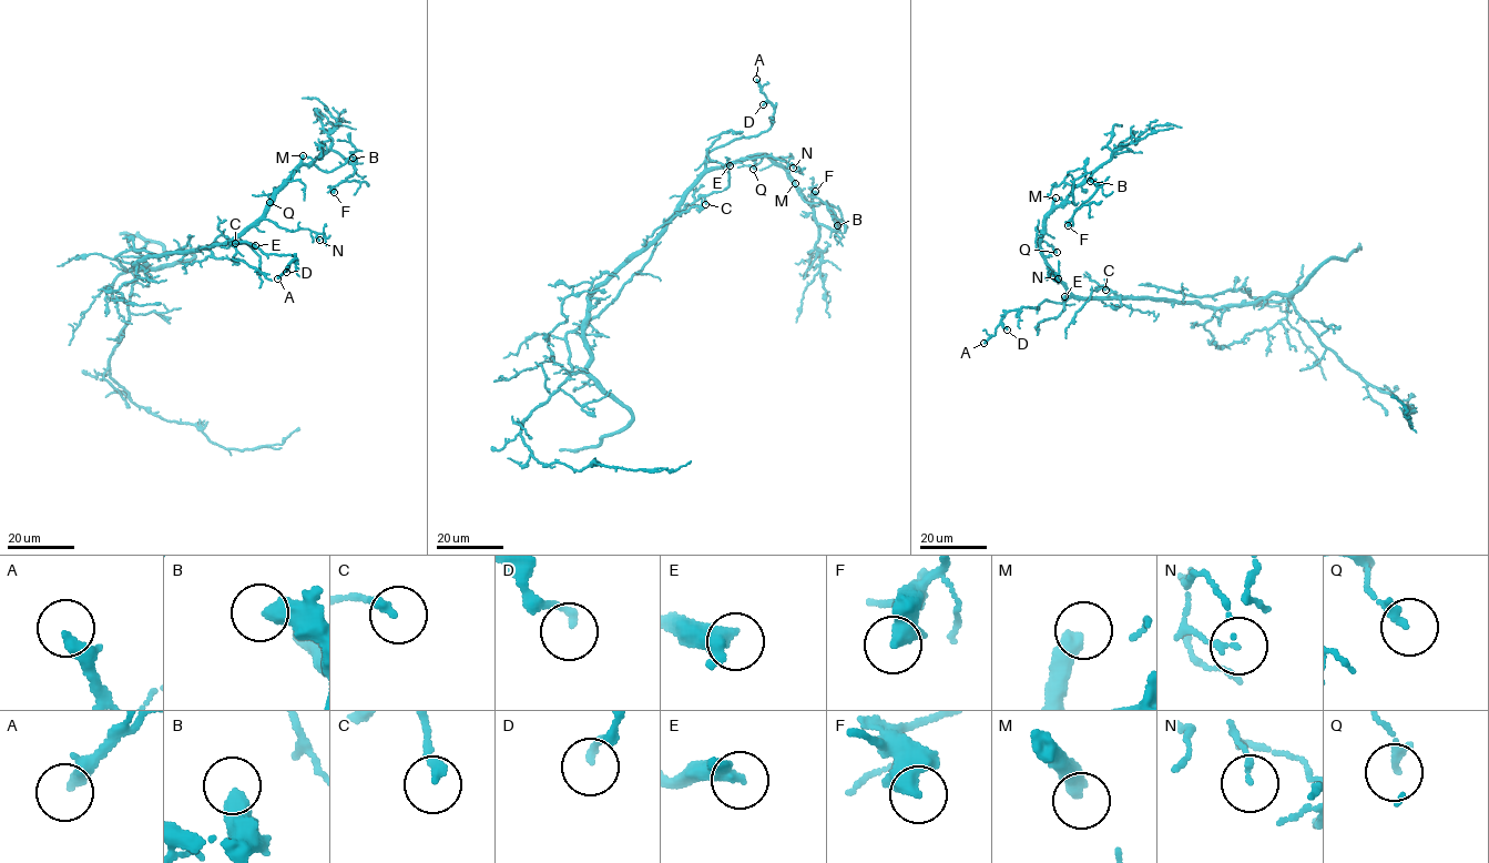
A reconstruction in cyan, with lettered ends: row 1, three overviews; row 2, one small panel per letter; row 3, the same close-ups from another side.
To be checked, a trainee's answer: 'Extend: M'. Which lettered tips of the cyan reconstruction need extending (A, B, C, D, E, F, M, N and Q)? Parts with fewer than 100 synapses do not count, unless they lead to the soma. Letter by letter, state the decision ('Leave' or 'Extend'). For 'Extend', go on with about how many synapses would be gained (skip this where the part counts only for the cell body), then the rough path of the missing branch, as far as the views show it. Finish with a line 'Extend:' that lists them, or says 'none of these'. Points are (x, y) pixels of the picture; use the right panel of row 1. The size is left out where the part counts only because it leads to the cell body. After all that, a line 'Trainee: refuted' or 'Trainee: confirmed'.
A: Leave
B: Leave
C: Leave
D: Leave
E: Leave
F: Leave
M: Extend. Roughly 120 synapses. Course of what is missing: (1056, 198), (1056, 188), (1067, 180), (1111, 172), (1182, 141), (1199, 144), (1220, 163), (1258, 166), (1277, 179)
N: Leave
Q: Leave
Extend: M
Trainee: confirmed

